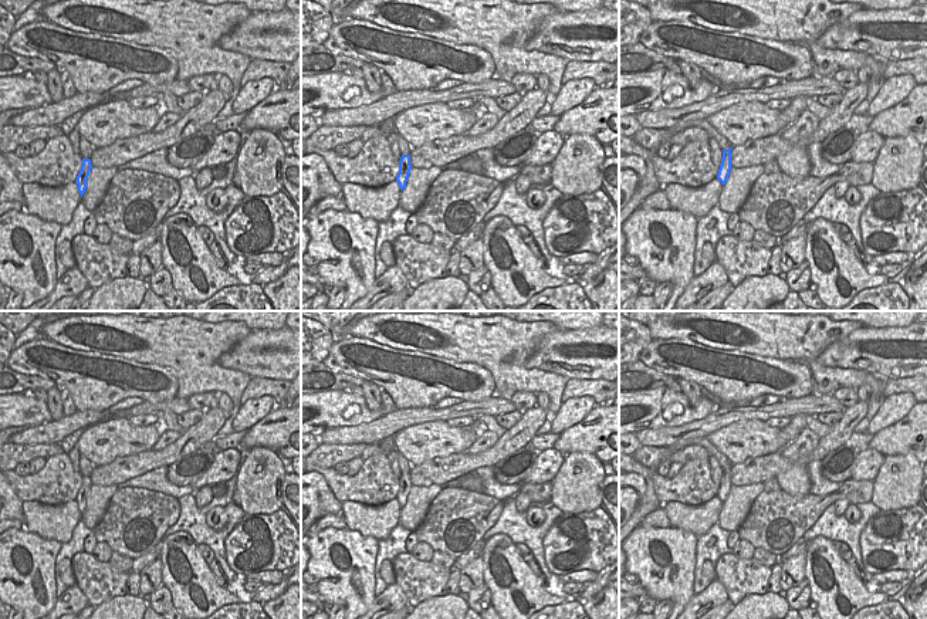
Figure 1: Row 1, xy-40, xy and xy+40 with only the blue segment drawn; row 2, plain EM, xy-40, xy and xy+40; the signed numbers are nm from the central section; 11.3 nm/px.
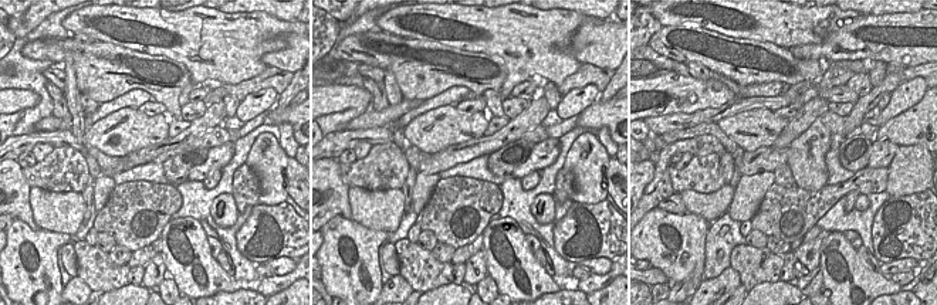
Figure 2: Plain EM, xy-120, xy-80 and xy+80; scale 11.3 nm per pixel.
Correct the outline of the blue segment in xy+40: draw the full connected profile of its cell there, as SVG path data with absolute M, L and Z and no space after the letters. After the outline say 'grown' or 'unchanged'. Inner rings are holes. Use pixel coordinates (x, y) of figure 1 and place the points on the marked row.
M724 149L723 150L723 158L721 158L721 163L720 163L720 169L718 169L718 173L717 173L717 179L725 185L727 179L728 179L728 175L730 175L730 170L731 170L731 149Z; unchanged

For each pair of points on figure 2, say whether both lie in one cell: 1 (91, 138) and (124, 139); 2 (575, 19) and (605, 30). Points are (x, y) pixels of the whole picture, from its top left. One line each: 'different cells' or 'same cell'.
1: same cell
2: different cells

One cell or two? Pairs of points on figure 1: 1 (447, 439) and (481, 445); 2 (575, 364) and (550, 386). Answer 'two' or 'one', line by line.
1: two
2: two

